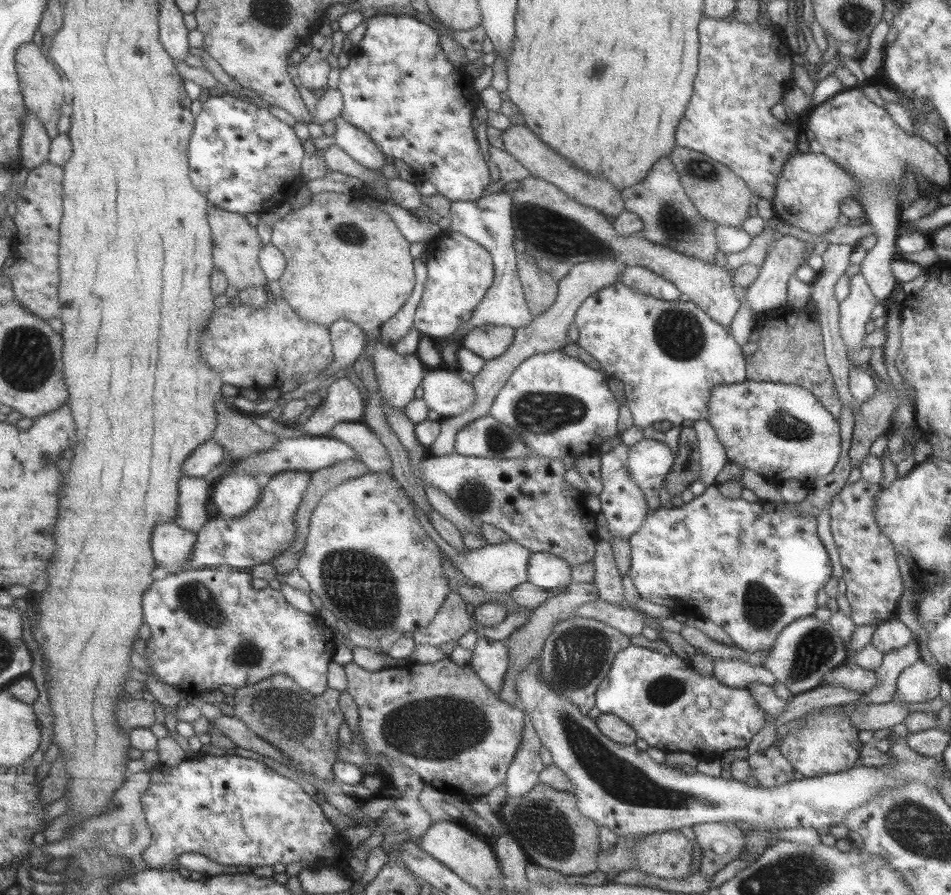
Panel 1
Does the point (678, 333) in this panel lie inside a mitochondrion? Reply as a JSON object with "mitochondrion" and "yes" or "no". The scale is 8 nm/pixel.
{"mitochondrion":"yes"}

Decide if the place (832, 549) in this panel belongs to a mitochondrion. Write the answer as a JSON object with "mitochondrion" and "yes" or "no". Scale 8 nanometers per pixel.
{"mitochondrion":"no"}

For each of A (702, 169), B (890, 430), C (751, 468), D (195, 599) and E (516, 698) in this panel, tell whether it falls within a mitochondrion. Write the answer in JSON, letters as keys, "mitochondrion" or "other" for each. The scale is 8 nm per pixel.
{"A":"mitochondrion","B":"other","C":"other","D":"mitochondrion","E":"other"}

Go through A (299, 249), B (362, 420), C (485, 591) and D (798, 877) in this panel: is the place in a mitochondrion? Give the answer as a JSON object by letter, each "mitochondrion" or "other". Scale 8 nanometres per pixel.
{"A":"other","B":"other","C":"other","D":"mitochondrion"}

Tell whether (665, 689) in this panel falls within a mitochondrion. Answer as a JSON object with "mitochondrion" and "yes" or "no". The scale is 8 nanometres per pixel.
{"mitochondrion":"yes"}

